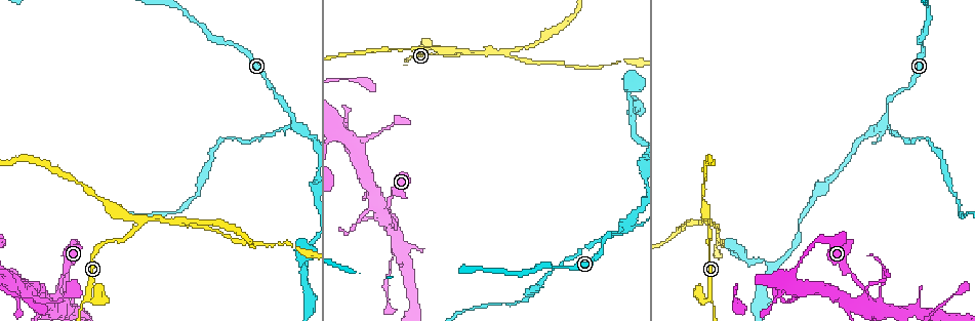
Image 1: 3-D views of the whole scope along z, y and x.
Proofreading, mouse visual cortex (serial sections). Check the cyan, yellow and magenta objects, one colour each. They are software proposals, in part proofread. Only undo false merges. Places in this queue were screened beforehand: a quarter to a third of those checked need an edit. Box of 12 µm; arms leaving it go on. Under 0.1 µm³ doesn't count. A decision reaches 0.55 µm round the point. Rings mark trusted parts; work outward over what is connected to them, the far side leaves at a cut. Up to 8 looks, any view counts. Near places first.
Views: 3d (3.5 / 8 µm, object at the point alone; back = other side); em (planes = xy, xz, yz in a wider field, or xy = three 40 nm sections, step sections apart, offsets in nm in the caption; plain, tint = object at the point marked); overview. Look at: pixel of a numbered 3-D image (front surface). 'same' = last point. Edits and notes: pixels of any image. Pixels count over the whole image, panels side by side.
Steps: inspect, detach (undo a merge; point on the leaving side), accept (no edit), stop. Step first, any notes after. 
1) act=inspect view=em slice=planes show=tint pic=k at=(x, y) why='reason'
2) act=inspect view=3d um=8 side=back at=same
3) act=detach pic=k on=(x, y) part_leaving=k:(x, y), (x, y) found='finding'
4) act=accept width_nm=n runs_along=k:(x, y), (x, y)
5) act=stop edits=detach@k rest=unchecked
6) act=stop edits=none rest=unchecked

act=inspect view=3d um=3.5 pic=1 at=(623, 226) why='four-way junction'

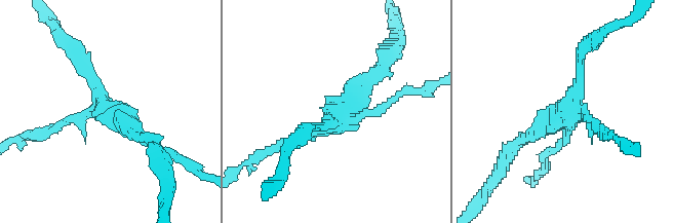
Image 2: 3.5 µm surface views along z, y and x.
act=detach pic=2 on=(551, 150) arm_widths_nm=100,150,150,250 part_leaving=2:(579, 111), (600, 134), (619, 140) found='a second cell is stuck on'

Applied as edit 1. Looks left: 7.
act=inspect view=3d um=3.5 pic=1 at=(112, 242) why='thick turns thin'

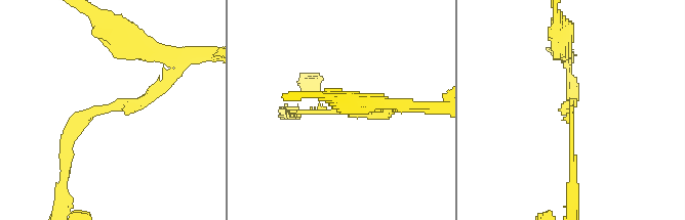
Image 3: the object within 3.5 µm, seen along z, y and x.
act=inspect view=em slice=xy step=3 show=tint pic=3 at=(335, 109) arm_widths_nm=100,200 why='need the tissue'

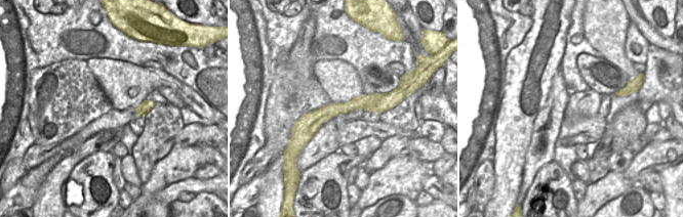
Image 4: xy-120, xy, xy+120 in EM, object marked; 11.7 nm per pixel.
act=accept found='one cell here'

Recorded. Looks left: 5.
act=inspect view=3d um=3.5 side=back pic=1 at=(711, 220) why='branch point'

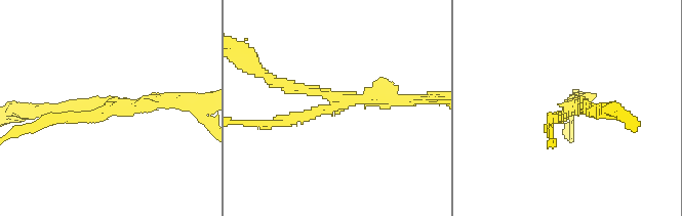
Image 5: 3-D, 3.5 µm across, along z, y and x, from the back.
act=inspect view=em slice=xy step=3 show=tint pic=5 at=(109, 108) why='shape alone is not enough'

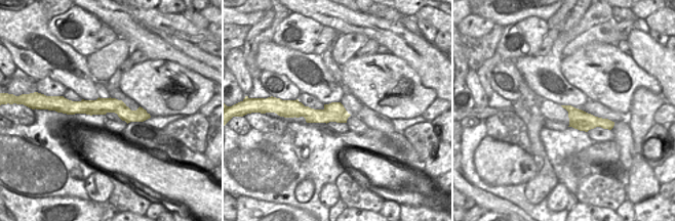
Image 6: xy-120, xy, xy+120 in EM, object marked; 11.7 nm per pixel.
act=detach pic=5 on=(298, 87) arms=3 found='a second cell is stuck on'

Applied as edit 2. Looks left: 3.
act=stop edits=detach@2,detach@5 rest=unchecked

